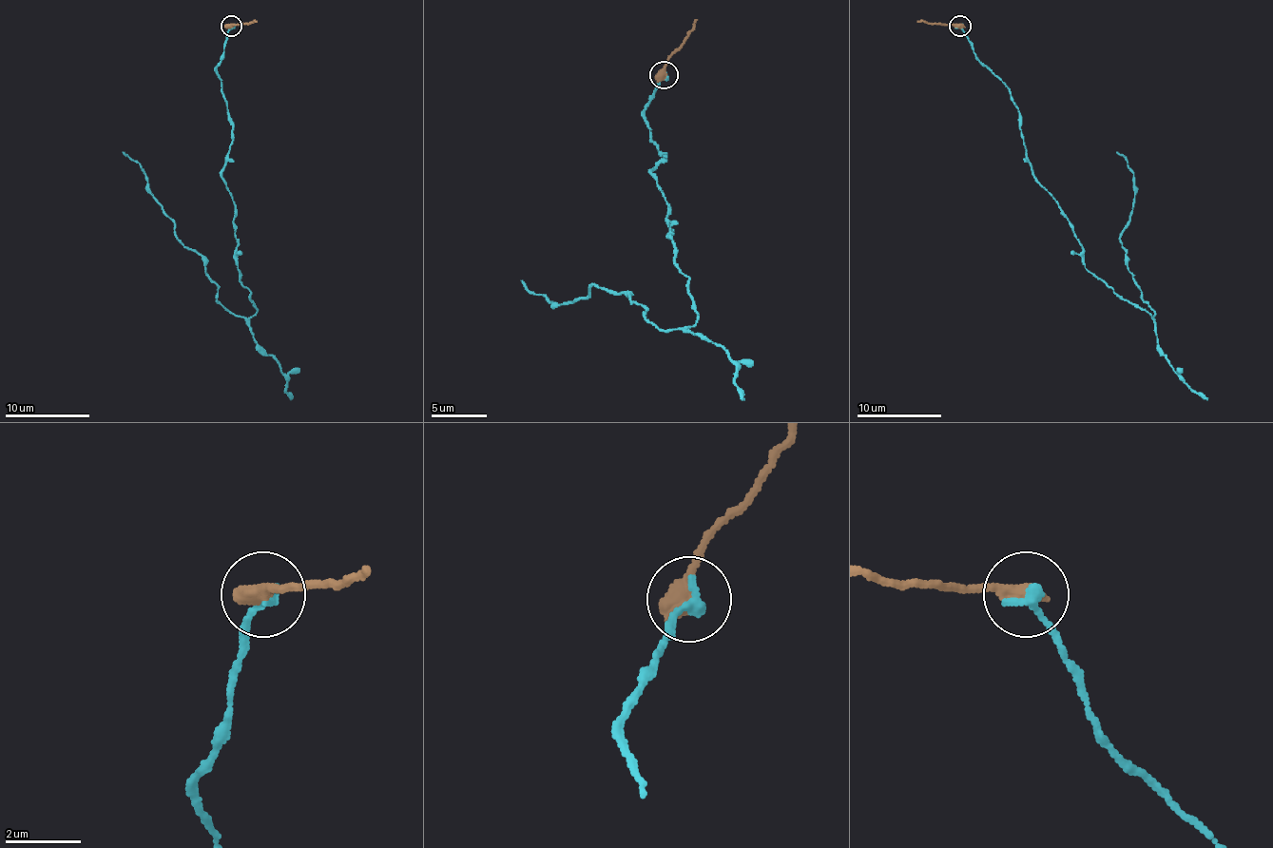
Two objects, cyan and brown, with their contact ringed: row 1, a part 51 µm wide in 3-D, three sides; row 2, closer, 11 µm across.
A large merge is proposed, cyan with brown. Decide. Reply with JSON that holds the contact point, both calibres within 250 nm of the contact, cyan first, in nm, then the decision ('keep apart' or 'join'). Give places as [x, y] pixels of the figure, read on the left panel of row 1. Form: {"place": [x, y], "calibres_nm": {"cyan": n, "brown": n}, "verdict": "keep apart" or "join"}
{"place": [231, 26], "calibres_nm": {"cyan": 340, "brown": 600}, "verdict": "join"}

